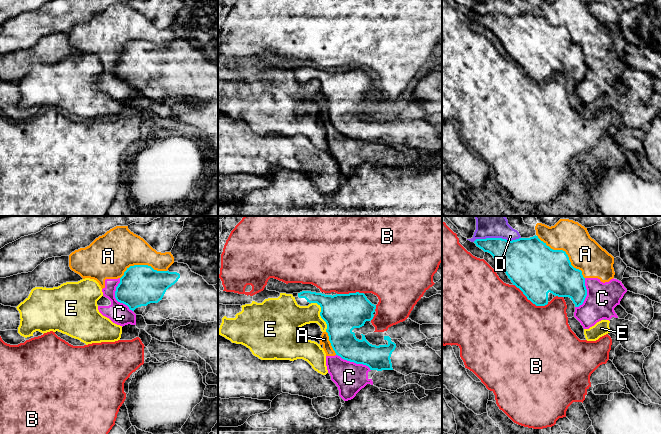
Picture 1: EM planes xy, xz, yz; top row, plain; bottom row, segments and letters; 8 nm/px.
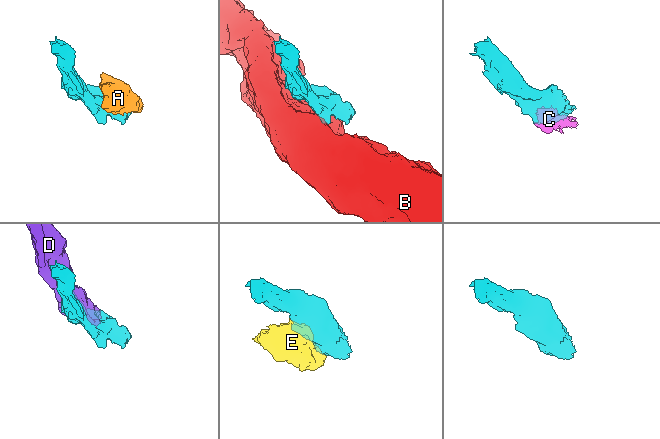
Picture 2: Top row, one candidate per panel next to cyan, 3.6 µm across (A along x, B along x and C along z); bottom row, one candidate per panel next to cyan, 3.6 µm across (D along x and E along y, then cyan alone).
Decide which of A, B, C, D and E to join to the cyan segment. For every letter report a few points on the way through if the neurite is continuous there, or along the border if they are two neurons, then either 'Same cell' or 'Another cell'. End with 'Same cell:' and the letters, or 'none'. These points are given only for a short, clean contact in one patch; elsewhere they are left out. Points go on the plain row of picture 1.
A: Another cell
B: Another cell
C: Another cell
D: Another cell
E: Another cell
Same cell: none

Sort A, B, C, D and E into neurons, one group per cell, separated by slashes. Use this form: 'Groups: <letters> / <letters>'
Groups: A C D / B / E

